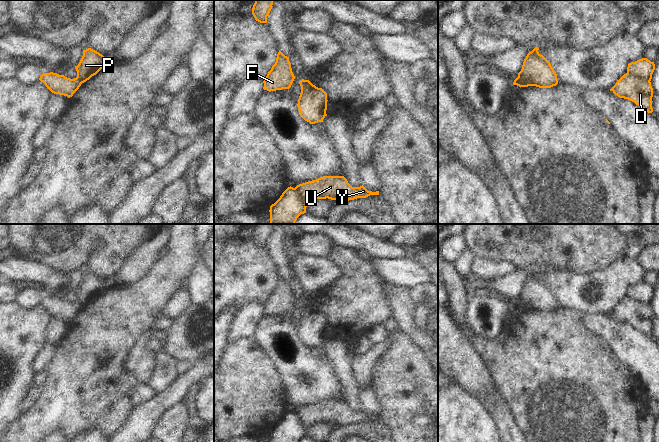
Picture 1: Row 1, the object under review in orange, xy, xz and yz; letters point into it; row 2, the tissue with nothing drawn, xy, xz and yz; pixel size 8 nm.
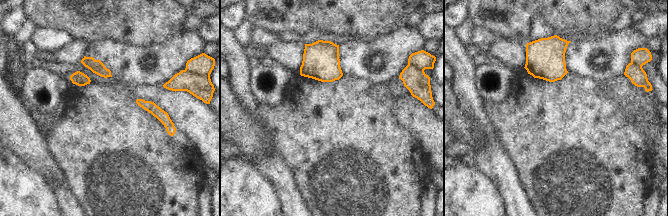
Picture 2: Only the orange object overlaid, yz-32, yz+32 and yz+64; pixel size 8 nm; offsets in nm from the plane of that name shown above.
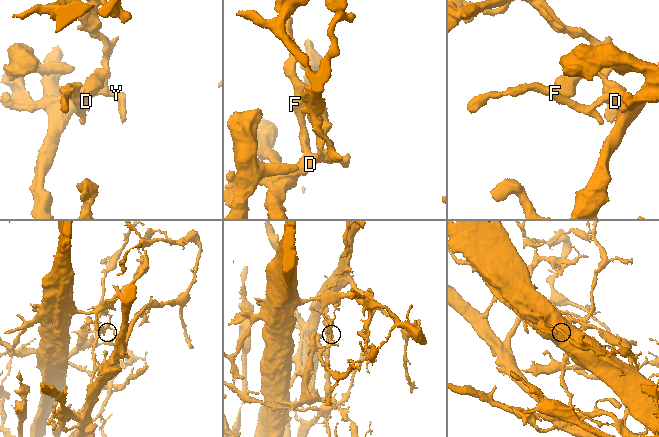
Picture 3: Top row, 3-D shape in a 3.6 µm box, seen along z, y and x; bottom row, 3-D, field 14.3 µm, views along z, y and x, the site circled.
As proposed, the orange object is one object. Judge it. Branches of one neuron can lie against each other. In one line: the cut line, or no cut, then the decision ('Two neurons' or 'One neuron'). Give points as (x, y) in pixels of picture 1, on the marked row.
Split along yz (627, 72), (635, 77), (649, 81). Two neurons.

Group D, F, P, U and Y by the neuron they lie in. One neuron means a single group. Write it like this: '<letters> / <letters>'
D F U Y / P

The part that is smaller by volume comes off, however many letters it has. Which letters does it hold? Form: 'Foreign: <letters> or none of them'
Foreign: D, F, U, Y

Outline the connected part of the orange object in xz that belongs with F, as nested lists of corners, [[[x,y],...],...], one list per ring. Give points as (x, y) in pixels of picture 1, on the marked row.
[[[280,50],[277,54],[276,62],[268,72],[264,83],[264,90],[269,92],[289,89],[295,79],[292,72],[289,57],[285,56]]]

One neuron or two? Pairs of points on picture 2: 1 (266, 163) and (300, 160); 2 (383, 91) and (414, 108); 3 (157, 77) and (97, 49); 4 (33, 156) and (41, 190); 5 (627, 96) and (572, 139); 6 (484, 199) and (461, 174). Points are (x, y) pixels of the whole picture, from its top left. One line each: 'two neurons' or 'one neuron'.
1: two neurons
2: one neuron
3: one neuron
4: two neurons
5: one neuron
6: one neuron

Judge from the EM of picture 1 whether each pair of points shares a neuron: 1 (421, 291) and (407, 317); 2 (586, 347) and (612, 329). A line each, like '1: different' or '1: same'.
1: different
2: different

